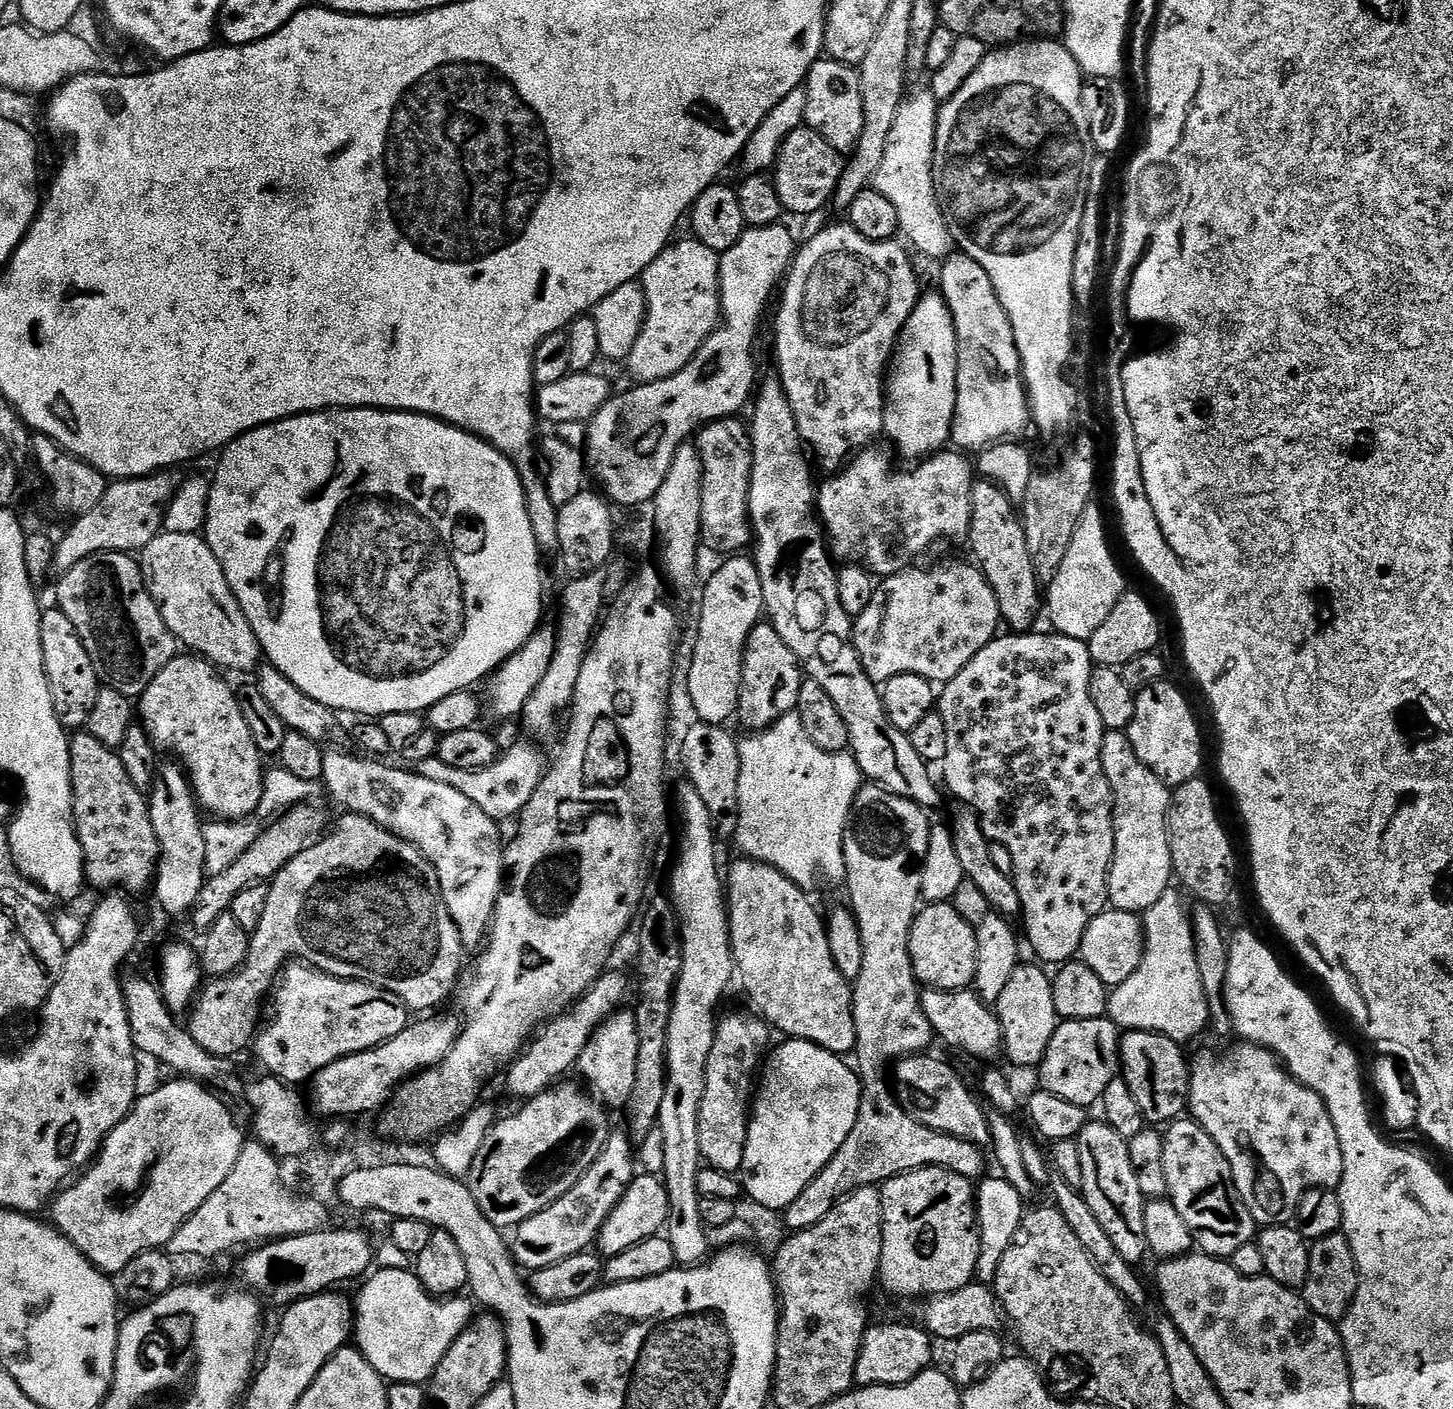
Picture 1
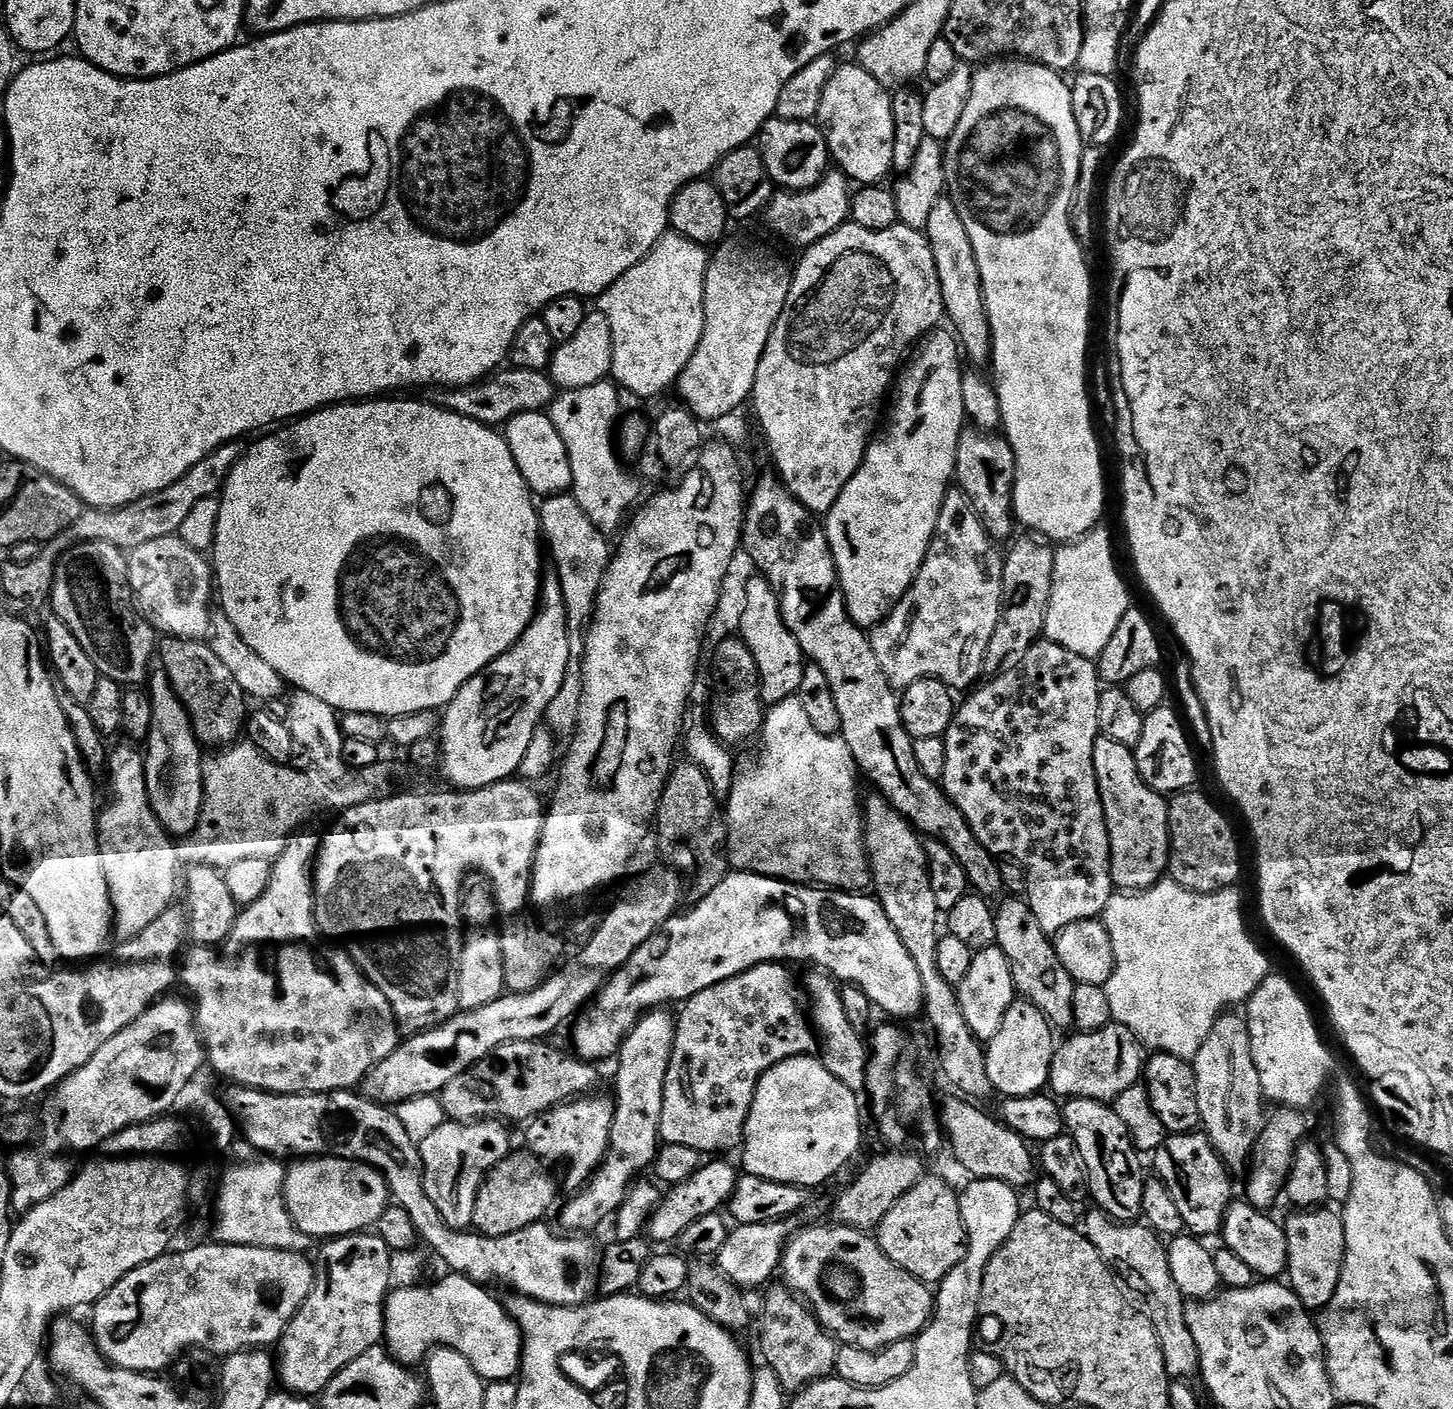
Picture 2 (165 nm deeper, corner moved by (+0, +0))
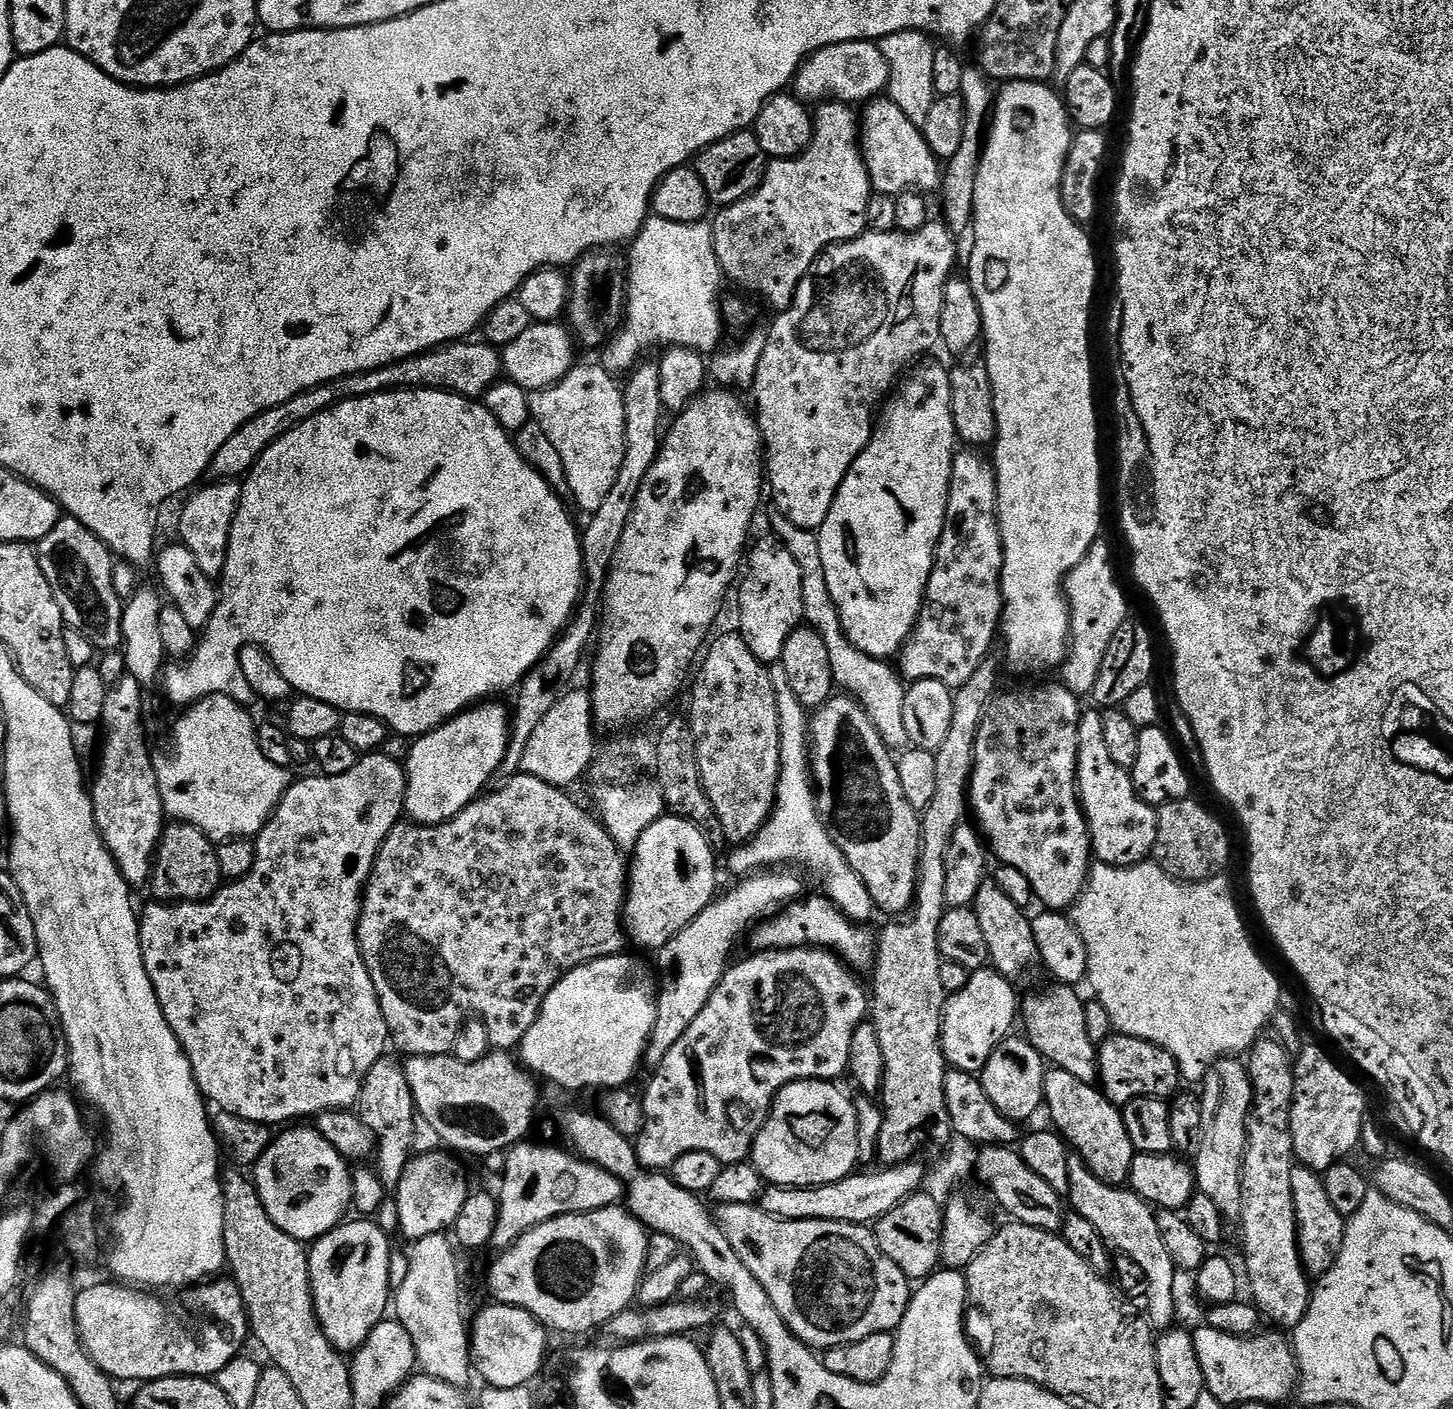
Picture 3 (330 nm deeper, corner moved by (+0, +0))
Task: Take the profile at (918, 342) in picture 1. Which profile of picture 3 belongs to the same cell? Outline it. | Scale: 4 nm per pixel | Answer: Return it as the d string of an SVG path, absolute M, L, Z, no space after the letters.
M924 364L921 368L915 368L913 367L903 377L904 385L902 385L902 380L899 387L887 397L886 403L879 413L878 423L875 425L870 442L850 466L838 494L834 498L834 506L830 506L830 514L826 514L826 522L822 522L822 526L818 530L822 550L822 570L826 570L826 586L830 586L830 598L834 598L834 602L838 606L838 614L842 618L842 630L846 634L846 638L850 638L854 647L879 660L895 657L903 649L905 642L908 641L908 635L916 628L920 611L924 608L928 579L932 573L932 567L936 565L936 545L939 544L940 535L944 529L948 491L952 477L952 459L956 457L958 451L954 414L950 406L952 387L950 386L949 369L947 367L944 369L940 364Z

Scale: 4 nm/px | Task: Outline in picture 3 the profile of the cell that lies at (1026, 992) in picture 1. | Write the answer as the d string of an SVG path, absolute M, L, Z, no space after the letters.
M1009 1035L1008 1039L996 1047L994 1054L986 1062L983 1072L979 1073L986 1098L998 1106L1006 1118L1017 1122L1028 1120L1044 1104L1044 1074L1046 1061L1027 1038Z

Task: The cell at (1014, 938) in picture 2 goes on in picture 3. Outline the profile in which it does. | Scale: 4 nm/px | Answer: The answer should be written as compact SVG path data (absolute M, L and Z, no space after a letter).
M1059 982L1051 985L1037 996L1023 997L1022 1024L1026 1026L1025 1037L1038 1050L1045 1061L1055 1068L1074 1074L1082 1082L1090 1085L1097 1083L1100 1075L1098 1045L1090 1038L1086 1030L1085 997L1080 997L1075 987Z

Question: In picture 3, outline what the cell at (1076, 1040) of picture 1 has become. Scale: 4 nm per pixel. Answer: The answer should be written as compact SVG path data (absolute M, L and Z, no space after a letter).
M1113 1034L1099 1045L1099 1087L1104 1097L1117 1106L1123 1106L1140 1096L1172 1098L1181 1091L1182 1077L1178 1062L1166 1050L1133 1036Z

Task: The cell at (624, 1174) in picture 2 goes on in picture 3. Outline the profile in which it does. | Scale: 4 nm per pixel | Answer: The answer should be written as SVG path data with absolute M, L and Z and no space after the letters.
M764 870L759 874L753 874L747 878L741 879L737 888L732 888L728 893L717 895L711 904L706 906L706 910L702 910L702 914L698 914L698 918L694 918L690 923L675 936L670 938L670 942L666 942L663 948L659 949L660 956L660 972L658 968L658 1011L656 1013L656 1025L652 1031L652 1036L648 1039L648 1048L644 1052L644 1059L649 1069L655 1070L666 1058L666 1054L670 1054L670 1046L674 1046L674 1042L678 1042L678 1038L682 1038L682 1034L686 1034L686 1030L690 1026L690 1022L694 1022L694 1018L698 1018L698 1014L702 1014L702 1006L706 1006L706 1002L710 1002L710 994L714 994L714 990L719 986L720 980L724 977L725 972L730 967L730 959L728 960L728 952L732 952L736 948L736 943L740 939L745 939L746 933L757 922L767 920L768 917L776 915L781 908L796 903L805 895L804 880L800 876L795 876L792 870Z

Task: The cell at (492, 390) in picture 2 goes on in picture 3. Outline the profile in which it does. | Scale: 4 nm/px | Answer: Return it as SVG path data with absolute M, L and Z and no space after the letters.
M457 342L446 344L443 348L434 348L430 352L423 352L420 356L414 356L410 360L400 360L396 364L387 364L384 368L359 372L353 376L343 376L340 380L332 380L317 388L311 388L309 392L298 394L290 398L282 406L268 408L262 414L258 414L242 430L214 454L210 462L207 475L213 481L221 480L239 481L248 475L248 471L258 462L260 455L278 438L290 434L292 428L297 428L302 422L314 418L314 414L322 414L322 410L333 408L335 404L341 404L352 398L373 396L385 390L415 390L429 388L439 392L456 392L459 396L467 396L469 400L480 400L488 393L488 389L497 383L502 376L502 356L497 349L487 342L480 344L468 344L472 342Z

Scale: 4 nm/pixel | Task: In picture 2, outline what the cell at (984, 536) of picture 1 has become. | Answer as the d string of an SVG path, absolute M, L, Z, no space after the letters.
M965 426L958 438L958 454L956 455L956 475L954 480L958 487L966 494L966 498L970 498L970 506L974 506L982 526L991 534L992 539L997 542L1003 542L1003 540L1005 542L1011 541L1014 536L1012 531L1018 528L1016 514L1012 510L1014 482L1016 481L1016 459L1007 436L997 434L996 432L984 432L981 428L975 426Z

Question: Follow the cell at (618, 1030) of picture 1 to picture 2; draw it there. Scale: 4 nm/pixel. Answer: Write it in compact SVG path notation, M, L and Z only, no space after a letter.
M599 1094L583 1095L567 1103L556 1104L539 1116L527 1121L527 1151L539 1160L552 1164L568 1164L562 1176L562 1184L575 1194L592 1179L596 1169L600 1167L610 1146L610 1130L614 1122L616 1109L613 1097L598 1096Z

